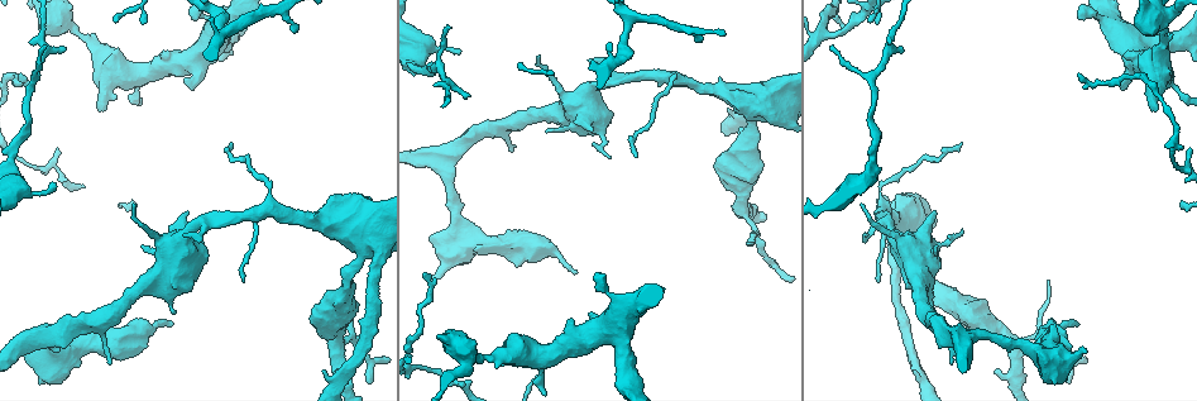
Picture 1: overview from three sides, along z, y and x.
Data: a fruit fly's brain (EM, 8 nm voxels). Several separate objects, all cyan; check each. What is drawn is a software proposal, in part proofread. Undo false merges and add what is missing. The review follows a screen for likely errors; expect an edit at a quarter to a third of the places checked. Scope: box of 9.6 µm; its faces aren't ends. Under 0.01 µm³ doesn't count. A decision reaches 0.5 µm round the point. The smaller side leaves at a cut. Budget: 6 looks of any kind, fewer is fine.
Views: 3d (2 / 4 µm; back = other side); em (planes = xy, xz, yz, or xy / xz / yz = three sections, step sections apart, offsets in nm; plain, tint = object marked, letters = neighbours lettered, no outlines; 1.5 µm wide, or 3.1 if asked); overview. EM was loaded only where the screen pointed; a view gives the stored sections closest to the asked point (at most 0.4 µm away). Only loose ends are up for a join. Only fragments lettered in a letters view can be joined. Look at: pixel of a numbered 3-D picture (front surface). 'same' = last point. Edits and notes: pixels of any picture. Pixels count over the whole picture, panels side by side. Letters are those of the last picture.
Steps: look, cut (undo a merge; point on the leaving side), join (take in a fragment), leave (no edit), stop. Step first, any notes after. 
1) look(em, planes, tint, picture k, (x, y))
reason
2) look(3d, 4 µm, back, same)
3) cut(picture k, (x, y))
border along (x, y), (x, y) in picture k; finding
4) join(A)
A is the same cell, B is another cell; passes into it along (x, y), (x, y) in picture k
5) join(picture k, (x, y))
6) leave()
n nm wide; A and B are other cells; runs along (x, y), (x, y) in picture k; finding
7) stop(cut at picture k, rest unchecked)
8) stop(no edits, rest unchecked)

look(em, planes, tint, picture 1, (446, 265))
calibre changes

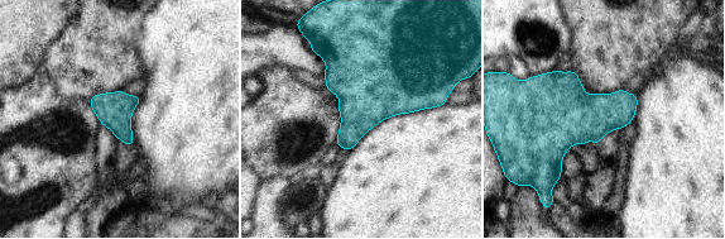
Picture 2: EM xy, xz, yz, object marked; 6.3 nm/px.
look(em, planes, letters, same)

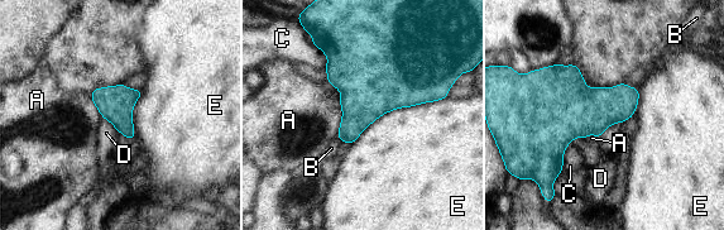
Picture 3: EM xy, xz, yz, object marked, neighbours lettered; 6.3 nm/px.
leave()
A, B, C, D and E are other cells; border along (447, 95), (379, 115), (351, 144) in picture 3; continuous, no second neuron

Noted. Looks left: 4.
look(em, planes, letters, picture 1, (936, 245))

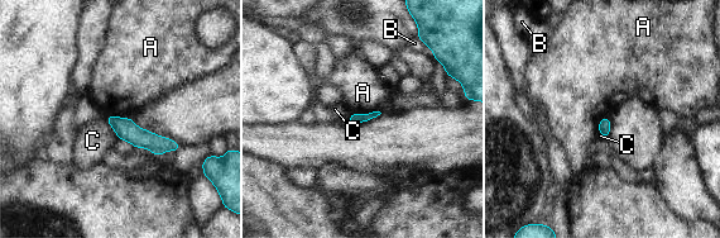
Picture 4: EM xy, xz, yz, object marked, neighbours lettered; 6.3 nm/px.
leave()
A, B and C are other cells; none of them fits

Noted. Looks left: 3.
look(3d, 4 µm, picture 1, (194, 73))
four arms meet

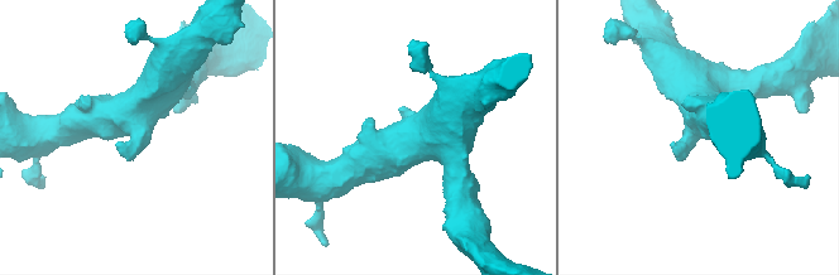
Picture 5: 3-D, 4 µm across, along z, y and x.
look(em, planes, tint, picture 5, (134, 132))
4 arms

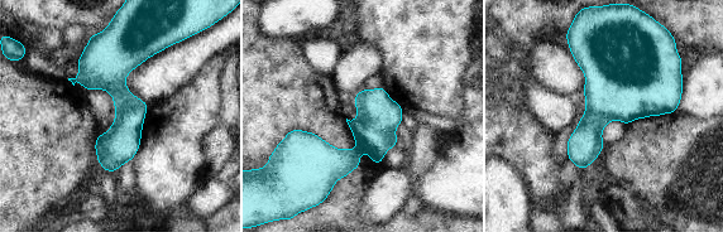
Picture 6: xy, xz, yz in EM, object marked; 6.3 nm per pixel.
look(em, planes, letters, same)
see the neighbours

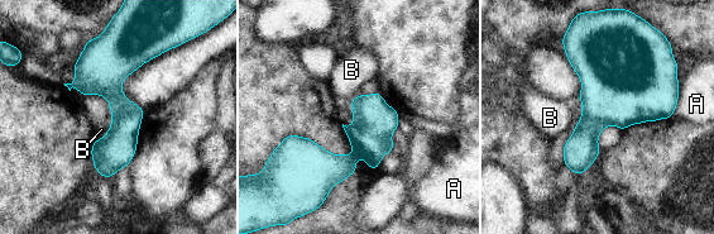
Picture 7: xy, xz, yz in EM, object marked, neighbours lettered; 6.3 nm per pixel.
leave()
A touches over 220 nm; A and B are other cells; border along (679, 84), (677, 104), (672, 115) in picture 7; continuous, no second neuron

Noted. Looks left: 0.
stop(no edits, rest unchecked)

